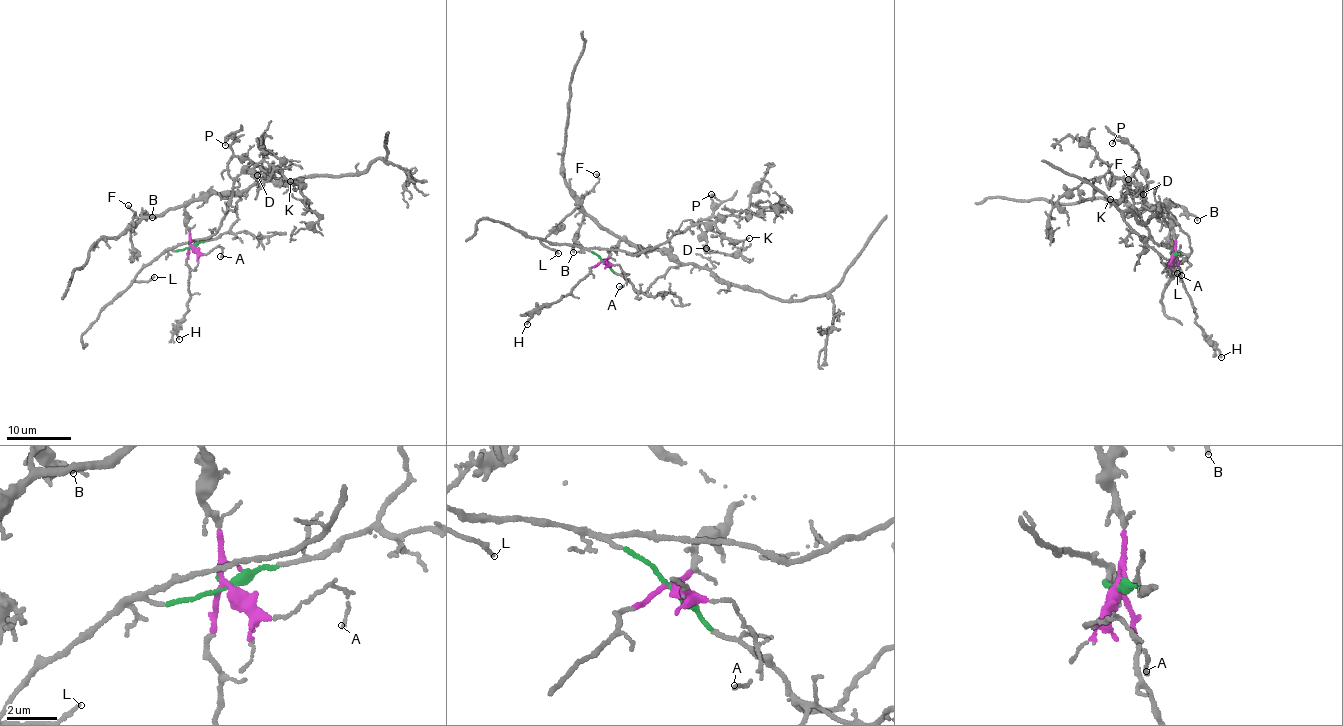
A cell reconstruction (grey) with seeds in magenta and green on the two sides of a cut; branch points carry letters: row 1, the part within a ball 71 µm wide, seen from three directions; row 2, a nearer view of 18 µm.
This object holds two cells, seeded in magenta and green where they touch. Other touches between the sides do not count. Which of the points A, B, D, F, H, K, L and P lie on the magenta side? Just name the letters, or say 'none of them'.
A, B, F, H

